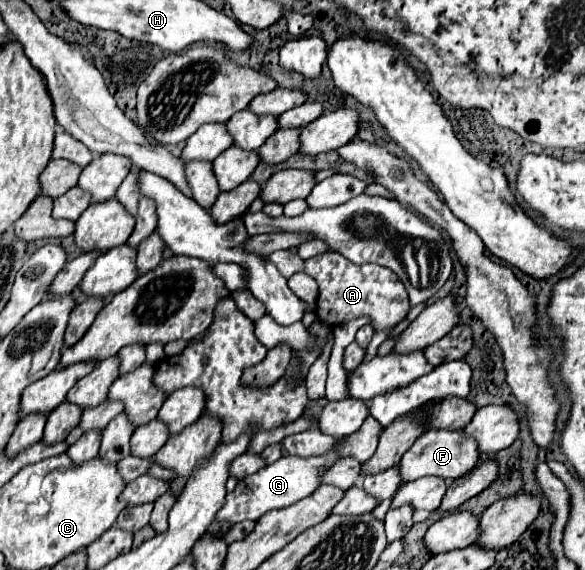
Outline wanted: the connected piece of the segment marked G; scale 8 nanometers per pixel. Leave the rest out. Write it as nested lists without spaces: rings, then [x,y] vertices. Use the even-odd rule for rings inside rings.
[[[337,447],[331,449],[329,455],[323,457],[309,457],[309,459],[301,459],[301,457],[281,457],[279,461],[275,461],[273,465],[267,465],[263,469],[259,469],[253,475],[243,477],[237,487],[227,493],[227,501],[225,505],[217,511],[215,521],[217,523],[239,523],[239,521],[259,521],[265,513],[273,511],[273,509],[283,509],[289,507],[293,503],[297,503],[299,499],[311,495],[315,491],[315,487],[319,487],[319,473],[331,465],[337,459]]]

